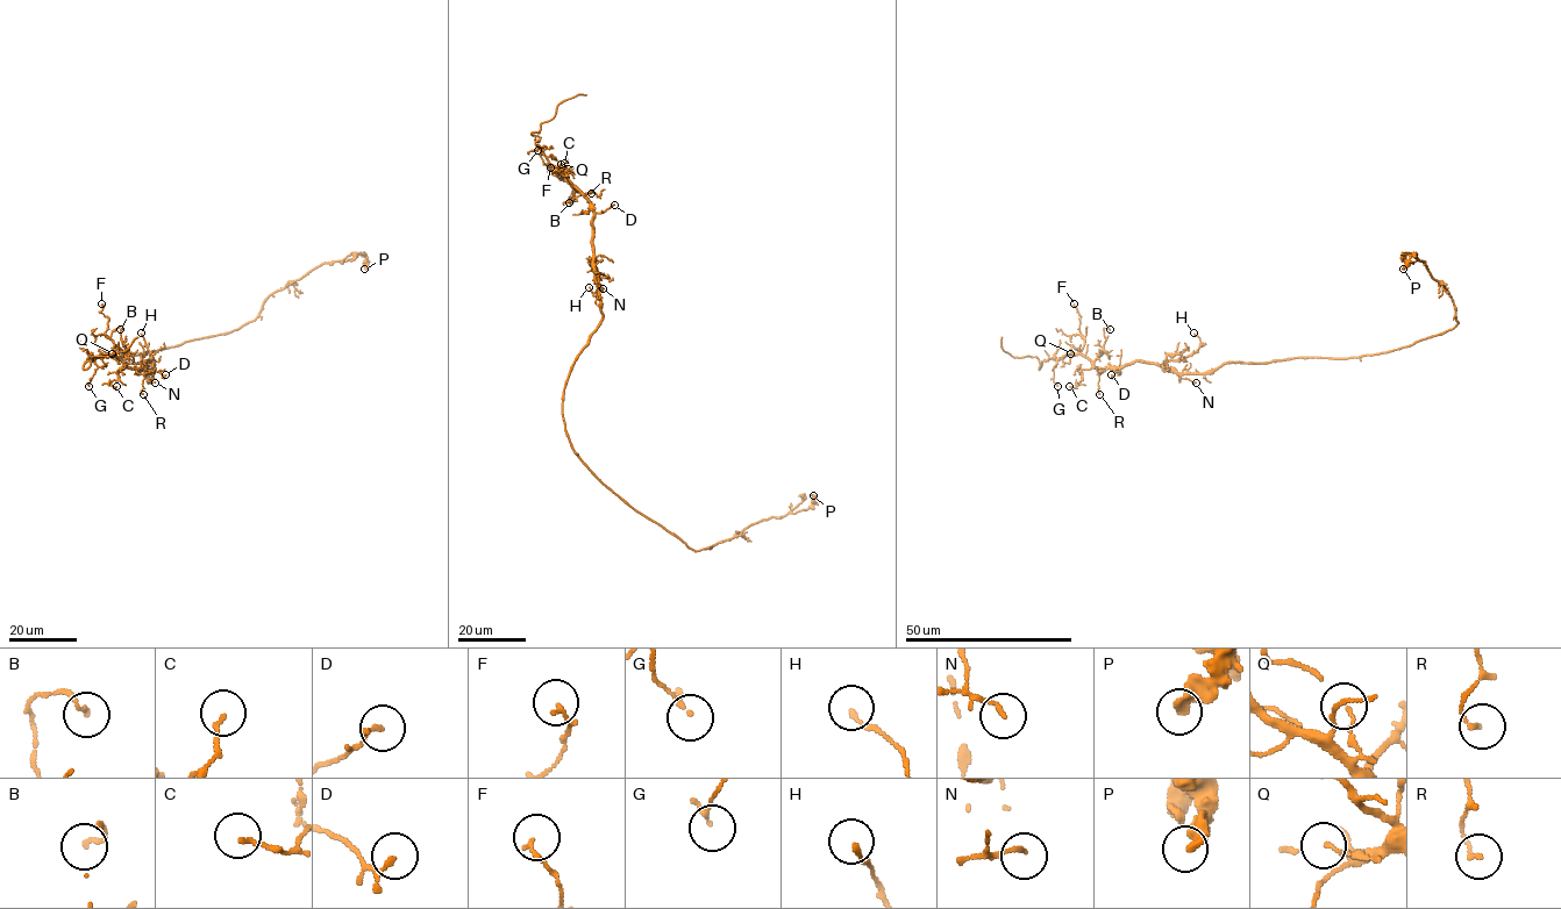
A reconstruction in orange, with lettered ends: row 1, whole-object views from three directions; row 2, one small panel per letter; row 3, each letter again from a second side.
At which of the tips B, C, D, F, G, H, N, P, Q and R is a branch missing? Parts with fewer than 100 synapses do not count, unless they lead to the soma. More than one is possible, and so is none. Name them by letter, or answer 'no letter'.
no letter

